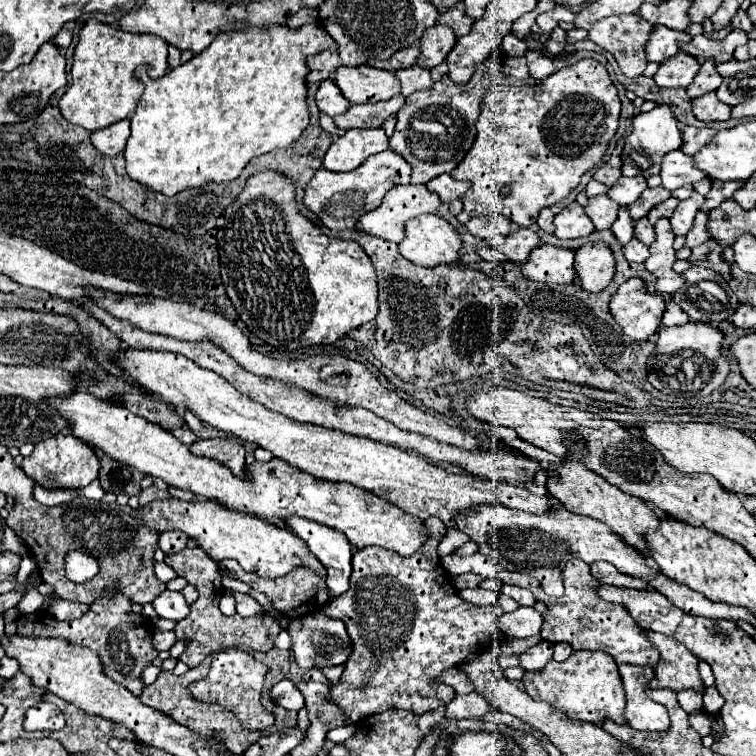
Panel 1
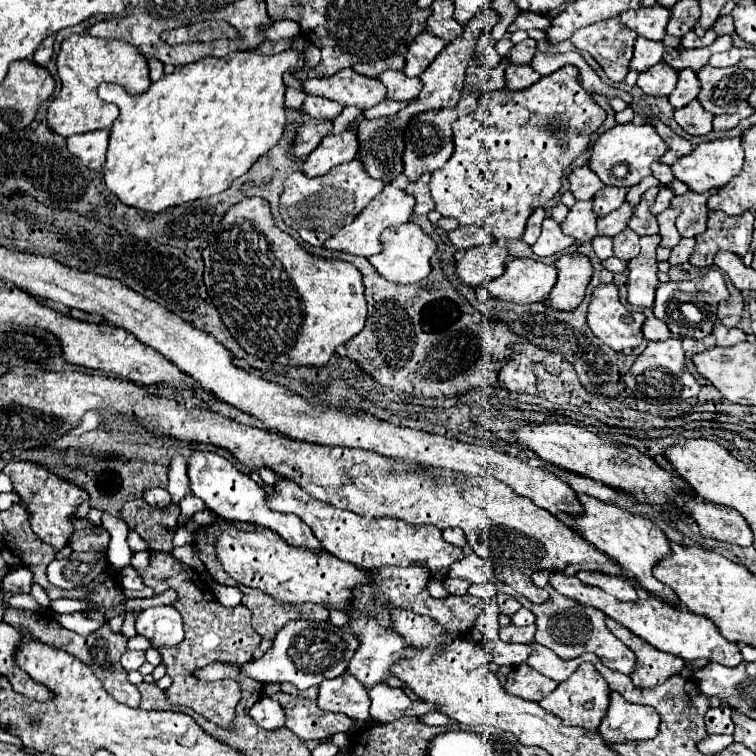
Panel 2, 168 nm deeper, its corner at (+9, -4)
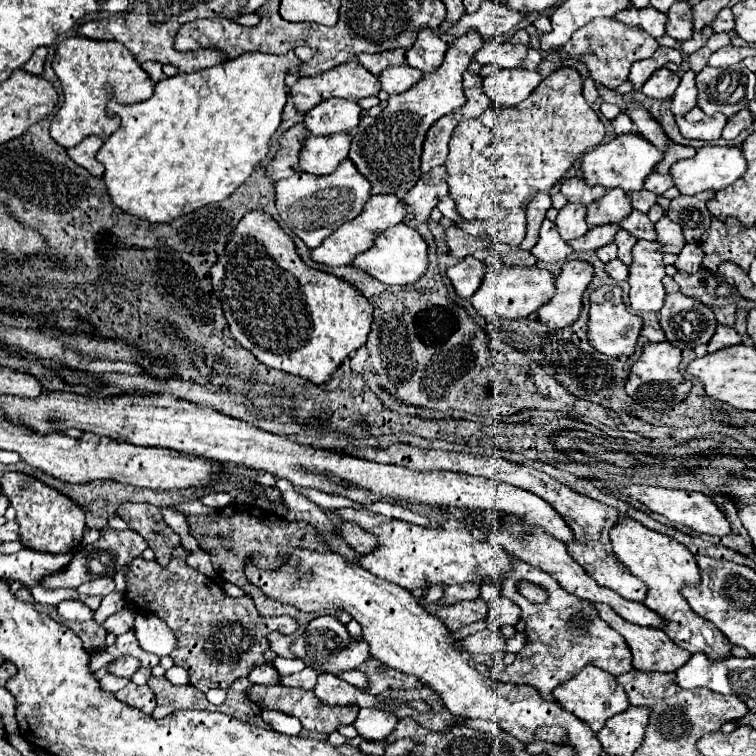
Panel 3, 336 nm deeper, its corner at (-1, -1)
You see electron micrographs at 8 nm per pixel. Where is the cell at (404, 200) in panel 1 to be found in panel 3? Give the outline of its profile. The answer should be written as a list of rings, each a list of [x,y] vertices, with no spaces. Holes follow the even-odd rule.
[[[390,194],[372,196],[372,198],[368,200],[368,204],[364,206],[362,214],[356,216],[354,220],[342,224],[338,230],[334,230],[318,248],[314,248],[314,250],[310,252],[310,258],[312,258],[314,262],[324,264],[324,266],[344,266],[344,264],[348,264],[348,260],[352,260],[356,254],[368,250],[368,248],[374,244],[374,238],[376,238],[380,232],[384,232],[384,230],[390,228],[390,226],[400,224],[402,218],[404,218],[404,214],[406,214],[406,206],[404,206],[394,194],[392,194],[392,196],[390,196]]]

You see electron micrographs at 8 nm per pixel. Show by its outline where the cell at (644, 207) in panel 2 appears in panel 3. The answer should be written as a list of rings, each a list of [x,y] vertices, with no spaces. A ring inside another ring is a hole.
[[[632,212],[622,224],[620,224],[622,230],[630,232],[634,238],[638,240],[654,240],[656,238],[656,232],[654,232],[654,224],[648,220],[646,214],[642,212]]]

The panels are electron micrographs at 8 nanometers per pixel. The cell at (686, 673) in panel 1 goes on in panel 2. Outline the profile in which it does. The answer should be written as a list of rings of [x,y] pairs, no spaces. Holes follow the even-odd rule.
[[[608,617],[606,625],[638,657],[636,669],[630,675],[632,683],[636,687],[644,687],[644,683],[648,687],[656,687],[658,683],[666,683],[666,679],[670,679],[670,675],[678,675],[684,669],[684,665],[686,665],[684,659],[674,657],[670,653],[664,653],[664,651],[658,651],[656,647],[638,639],[632,631],[626,631],[626,627],[622,627],[620,623],[614,623],[614,619]]]

